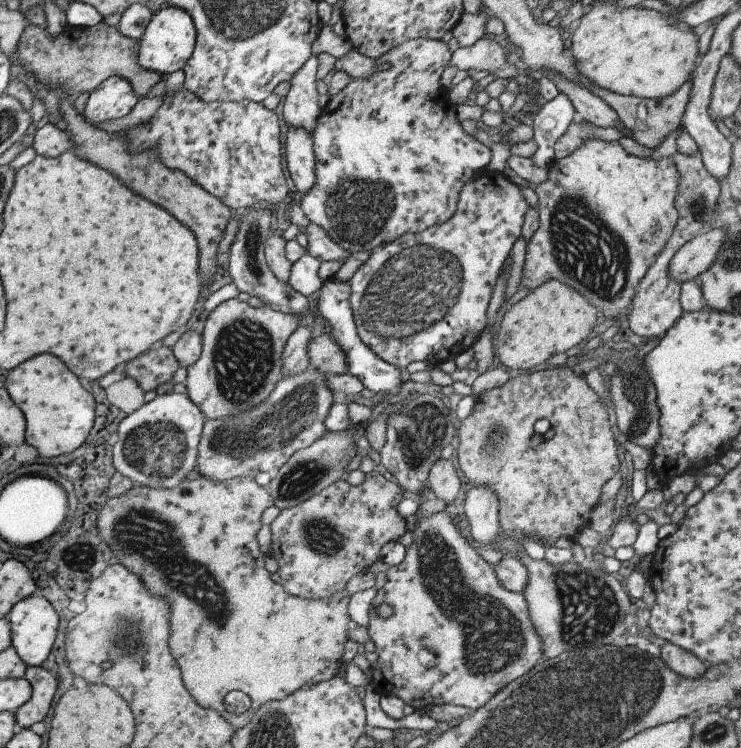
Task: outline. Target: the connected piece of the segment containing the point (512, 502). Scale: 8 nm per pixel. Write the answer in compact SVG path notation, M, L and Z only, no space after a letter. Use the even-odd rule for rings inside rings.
M567 366L548 367L543 371L522 372L510 378L506 384L498 388L484 391L475 396L475 404L471 414L462 421L459 432L458 460L460 468L465 474L466 482L470 486L488 485L499 496L499 521L502 532L504 531L509 537L517 538L518 546L521 547L524 536L536 536L542 538L545 546L558 544L560 536L566 536L574 539L582 527L589 526L592 511L598 506L598 498L600 498L600 490L602 486L618 472L620 468L620 460L618 459L618 449L612 428L610 427L609 415L607 408L602 403L598 394L586 383L586 379L582 375L576 375ZM546 418L551 424L551 430L544 435L544 443L532 448L529 446L530 436L534 433L534 424L537 420Z

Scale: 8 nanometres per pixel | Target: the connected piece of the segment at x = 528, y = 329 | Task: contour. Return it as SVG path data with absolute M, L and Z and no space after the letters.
M549 280L514 304L504 315L498 332L496 358L510 370L530 370L560 352L566 352L593 335L598 309L578 291Z

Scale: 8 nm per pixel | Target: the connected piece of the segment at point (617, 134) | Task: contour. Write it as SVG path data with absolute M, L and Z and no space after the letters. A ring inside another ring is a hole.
M576 118L568 127L568 130L555 142L554 152L556 160L568 156L573 150L576 150L580 144L587 140L604 140L604 141L618 141L624 137L623 131L620 131L615 126L594 126L592 123Z

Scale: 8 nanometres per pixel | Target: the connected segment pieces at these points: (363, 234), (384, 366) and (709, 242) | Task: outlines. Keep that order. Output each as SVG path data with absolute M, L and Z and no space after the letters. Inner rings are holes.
M412 39L393 46L377 59L378 62L389 61L390 69L377 70L364 78L355 78L340 90L331 99L320 113L312 134L312 142L315 156L315 185L303 194L299 204L310 222L321 226L330 238L345 251L356 252L361 250L374 251L381 244L391 242L406 233L423 231L434 225L442 224L448 220L456 210L459 192L463 186L472 180L476 174L490 164L490 146L480 143L475 137L469 135L456 117L456 106L451 101L447 90L440 83L440 76L444 69L450 65L452 58L447 42L436 39Z
M334 276L328 277L323 281L320 289L318 310L323 318L330 324L328 336L334 340L338 347L344 351L347 362L346 372L353 374L360 382L372 392L397 391L403 386L404 382L400 379L400 371L394 365L382 360L368 348L367 344L360 338L357 326L353 317L352 305L350 304L351 282L335 279Z
M725 228L711 229L689 240L672 257L667 276L677 283L697 278L714 264L714 259L723 245Z

